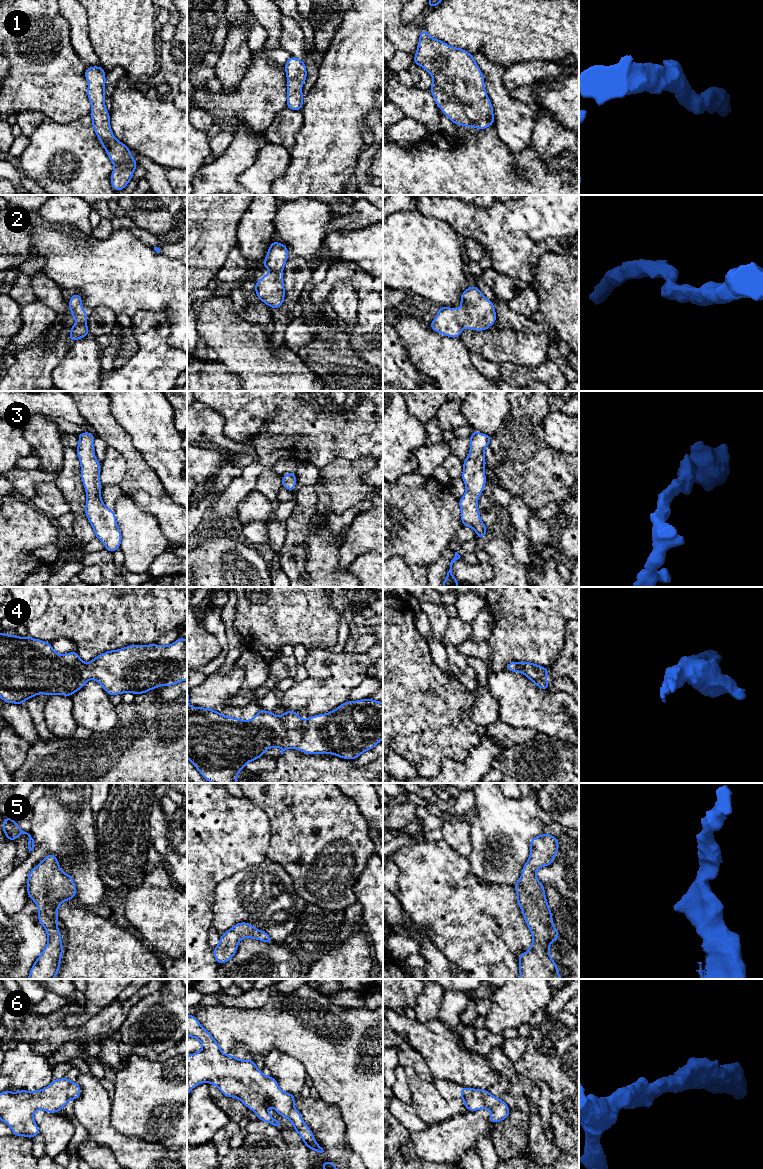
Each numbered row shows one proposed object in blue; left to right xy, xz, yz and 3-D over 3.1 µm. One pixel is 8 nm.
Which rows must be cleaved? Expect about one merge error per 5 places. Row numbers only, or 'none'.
none

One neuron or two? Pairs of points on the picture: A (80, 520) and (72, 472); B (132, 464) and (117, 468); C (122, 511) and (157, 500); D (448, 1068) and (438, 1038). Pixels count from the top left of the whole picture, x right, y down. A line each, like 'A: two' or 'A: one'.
A: one
B: two
C: two
D: one

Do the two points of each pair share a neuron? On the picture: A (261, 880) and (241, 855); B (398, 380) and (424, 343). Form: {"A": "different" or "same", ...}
{"A": "different", "B": "different"}

